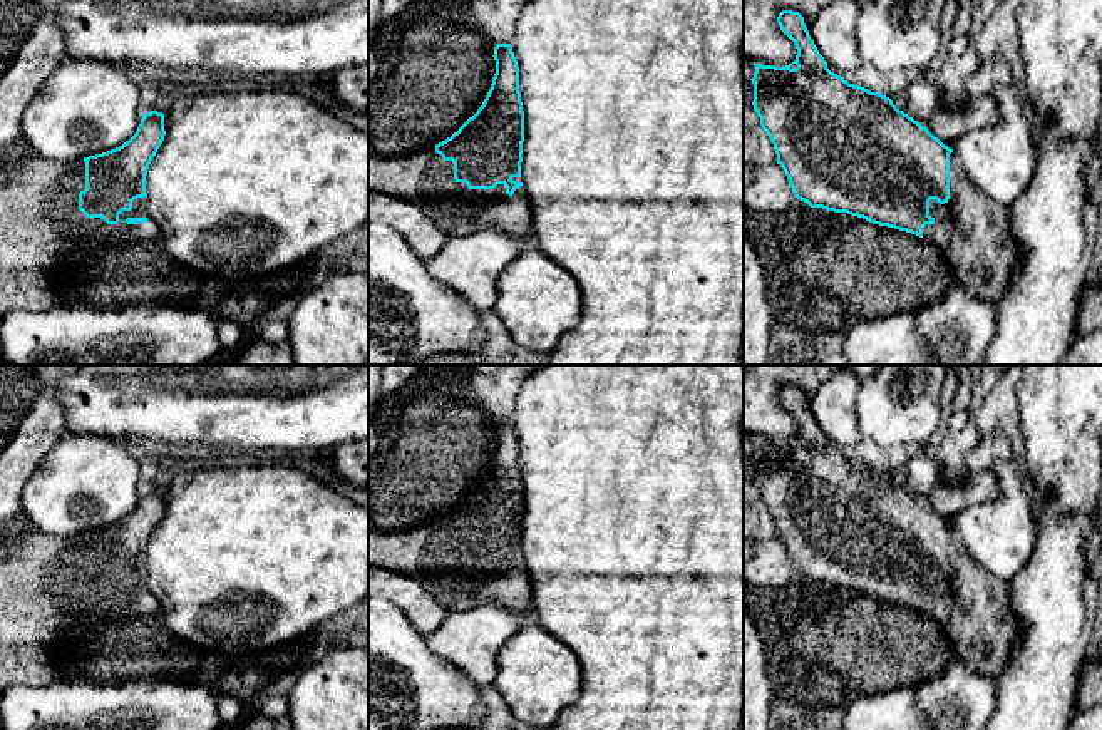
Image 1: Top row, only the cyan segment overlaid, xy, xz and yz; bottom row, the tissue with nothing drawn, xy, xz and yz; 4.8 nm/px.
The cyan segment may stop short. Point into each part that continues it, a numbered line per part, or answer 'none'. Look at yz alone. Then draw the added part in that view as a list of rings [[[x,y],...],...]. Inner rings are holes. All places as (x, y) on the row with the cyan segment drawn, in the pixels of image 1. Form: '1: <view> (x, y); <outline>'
1: yz (973, 233); [[[955,152],[950,154],[950,199],[945,204],[931,199],[929,216],[935,223],[923,228],[923,238],[946,256],[955,285],[998,306],[1010,290],[1022,248],[1012,238],[1007,209],[970,181]]]

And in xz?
1: xz (426, 179); [[[435,146],[397,159],[368,159],[368,191],[417,204],[447,238],[494,228],[518,239],[533,239],[533,216],[523,186],[512,196],[504,184],[469,189],[454,181],[452,161],[444,161]]]

